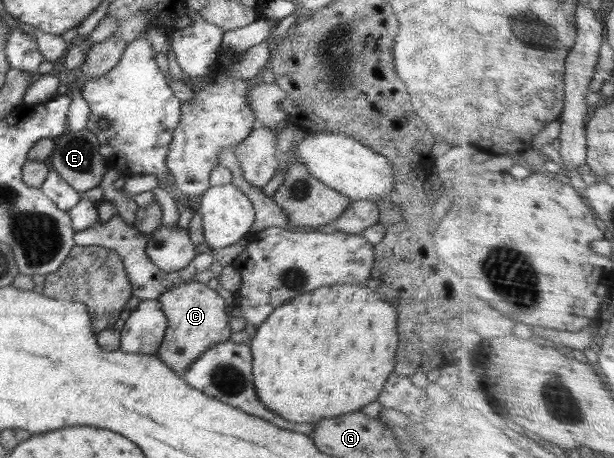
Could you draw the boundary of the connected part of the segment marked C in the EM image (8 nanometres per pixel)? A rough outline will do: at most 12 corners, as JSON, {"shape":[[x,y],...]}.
{"shape":[[181,283],[156,300],[168,319],[156,354],[183,375],[229,340],[224,299]]}

